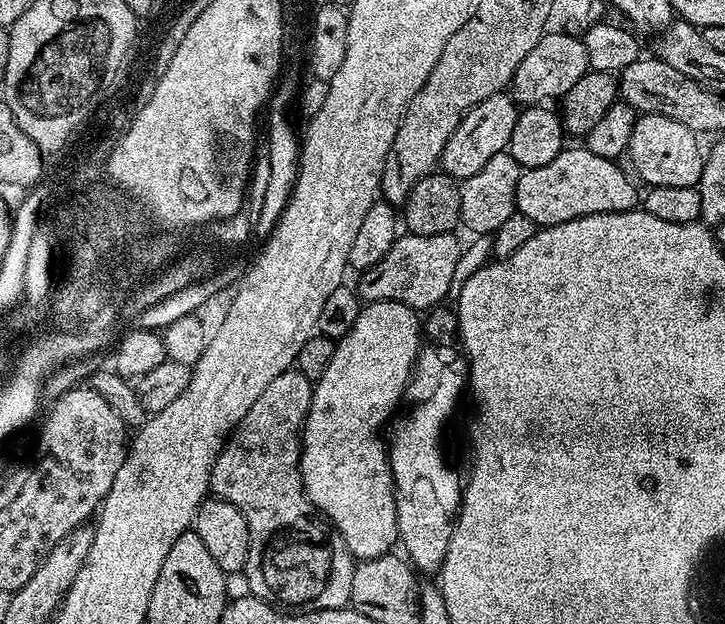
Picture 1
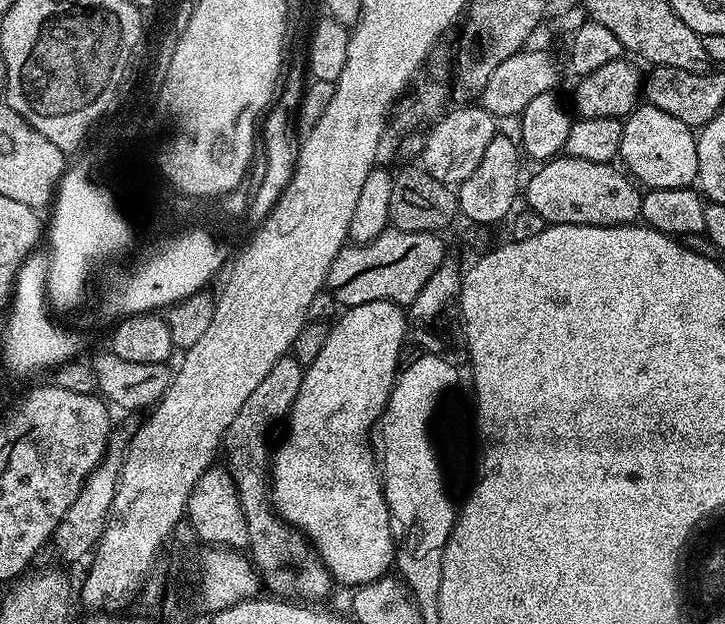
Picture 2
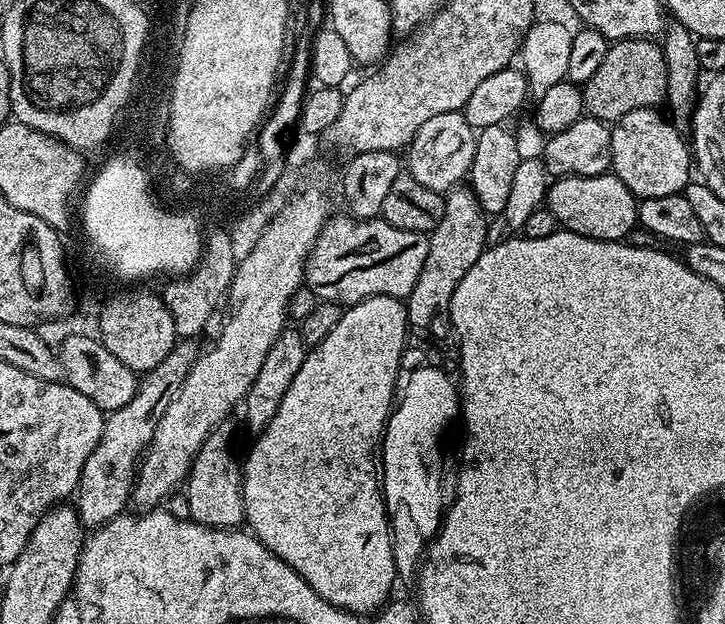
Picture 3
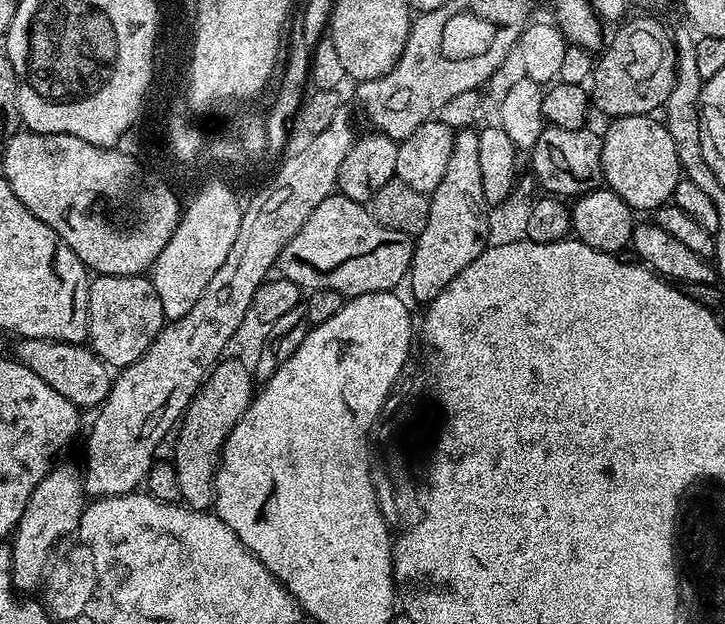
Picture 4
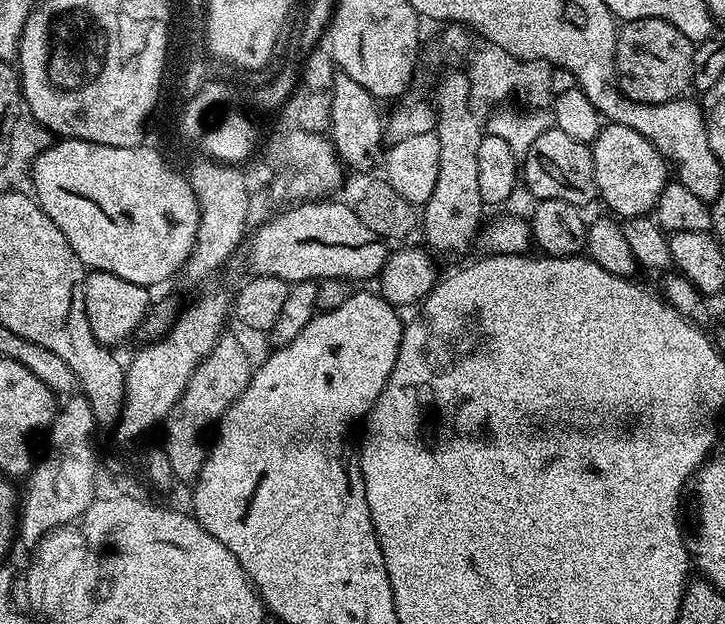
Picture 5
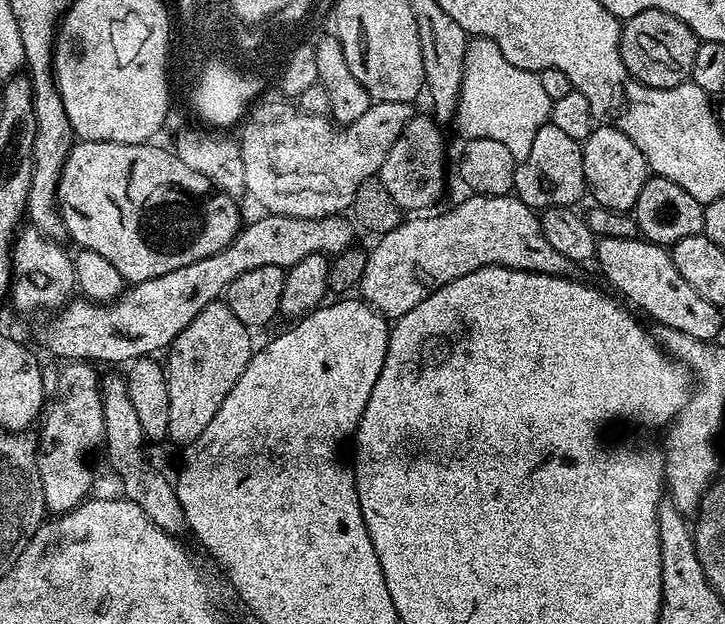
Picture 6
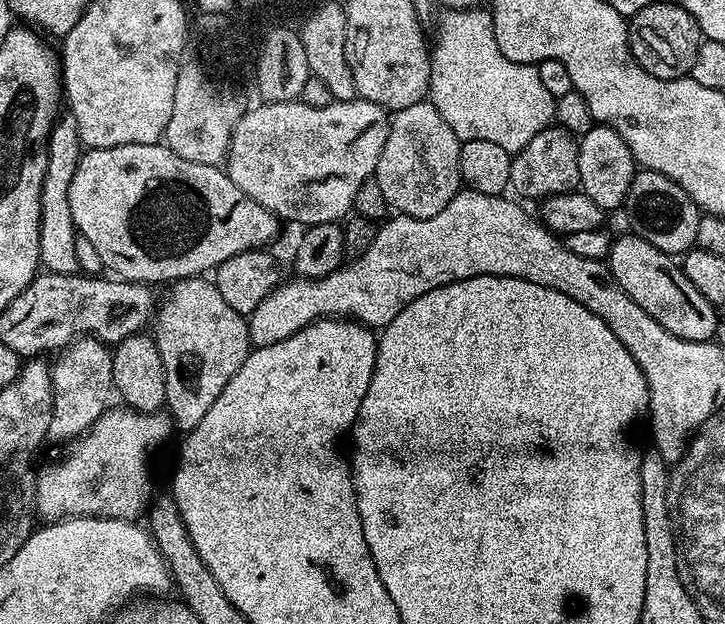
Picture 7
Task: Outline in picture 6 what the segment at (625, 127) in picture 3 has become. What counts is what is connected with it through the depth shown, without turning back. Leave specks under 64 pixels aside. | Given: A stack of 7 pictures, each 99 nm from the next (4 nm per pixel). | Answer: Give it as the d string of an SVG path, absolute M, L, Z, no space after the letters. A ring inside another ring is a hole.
M607 126L593 127L590 138L582 142L582 170L586 174L587 191L599 207L627 213L635 209L650 175L642 150L622 130Z

